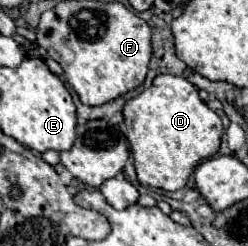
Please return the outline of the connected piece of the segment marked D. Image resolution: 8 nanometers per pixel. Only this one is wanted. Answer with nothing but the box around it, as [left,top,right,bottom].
[123,75,223,191]

